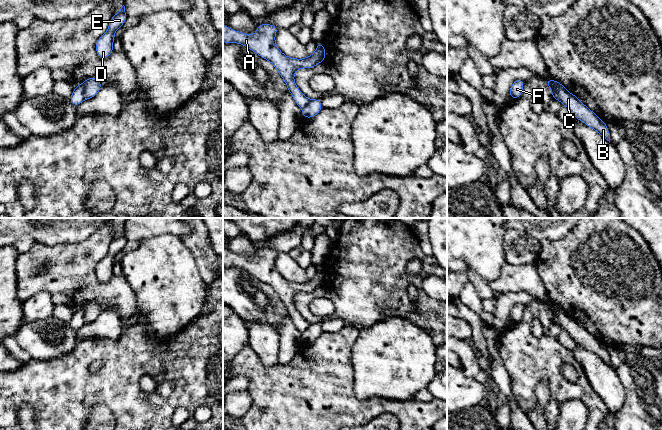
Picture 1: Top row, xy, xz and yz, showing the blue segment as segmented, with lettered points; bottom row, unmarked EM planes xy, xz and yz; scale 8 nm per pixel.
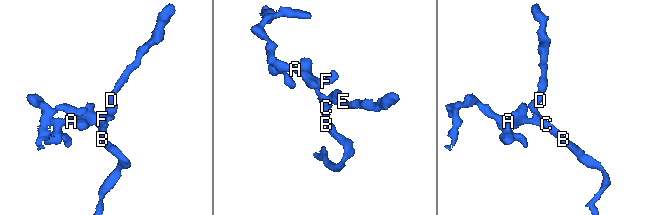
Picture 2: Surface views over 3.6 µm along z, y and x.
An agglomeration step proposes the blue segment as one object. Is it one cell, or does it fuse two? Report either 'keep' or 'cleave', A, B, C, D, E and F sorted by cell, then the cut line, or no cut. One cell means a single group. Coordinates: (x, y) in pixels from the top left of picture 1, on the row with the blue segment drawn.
cleave | A F / B C D E | yz (551, 80), (554, 86), (554, 93), (560, 100)

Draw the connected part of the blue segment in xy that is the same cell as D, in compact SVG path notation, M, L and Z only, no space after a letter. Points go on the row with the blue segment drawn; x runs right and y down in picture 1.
M124 5L116 15L111 17L108 30L96 42L95 48L99 58L105 59L112 54L115 31L122 27L127 18Z

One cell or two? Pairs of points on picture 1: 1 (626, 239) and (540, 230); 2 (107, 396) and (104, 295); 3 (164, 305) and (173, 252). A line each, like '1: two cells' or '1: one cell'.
1: two cells
2: two cells
3: one cell

